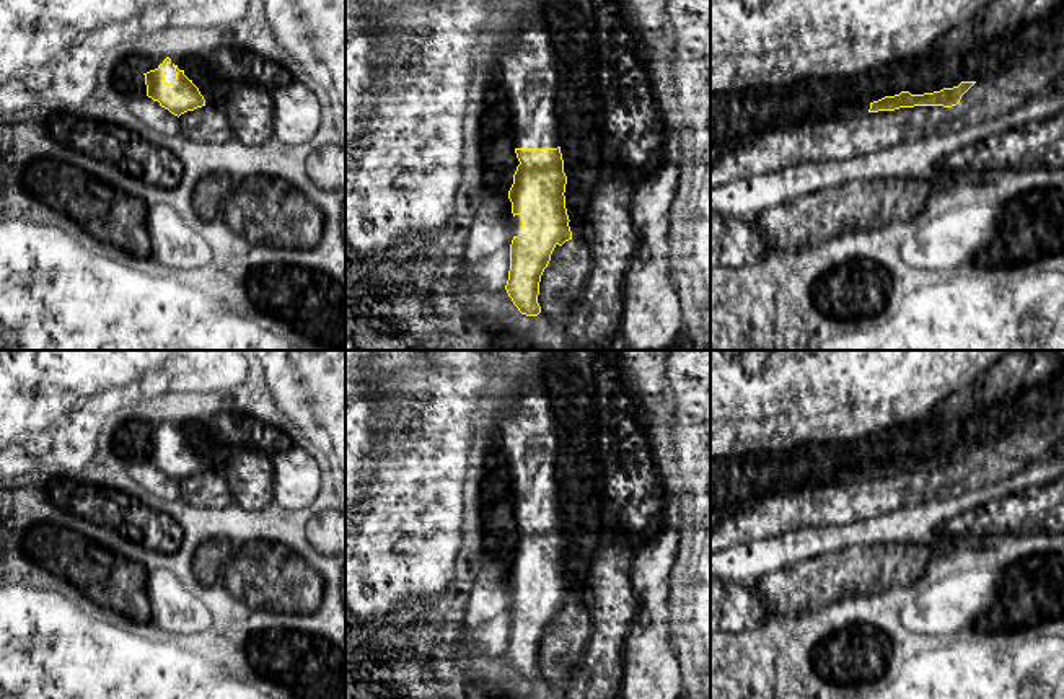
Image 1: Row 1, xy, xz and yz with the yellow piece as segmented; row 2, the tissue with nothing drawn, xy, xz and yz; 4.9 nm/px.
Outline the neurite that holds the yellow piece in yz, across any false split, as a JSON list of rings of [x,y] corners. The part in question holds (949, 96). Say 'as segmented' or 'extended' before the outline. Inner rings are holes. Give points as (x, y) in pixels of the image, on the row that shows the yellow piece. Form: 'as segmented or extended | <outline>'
extended | [[[961,81],[958,86],[943,88],[934,93],[911,95],[909,91],[901,91],[895,96],[885,96],[878,101],[868,103],[864,101],[854,108],[847,109],[847,114],[857,112],[878,112],[878,111],[895,111],[899,108],[914,108],[914,106],[956,106],[961,96],[974,85],[976,81]]]

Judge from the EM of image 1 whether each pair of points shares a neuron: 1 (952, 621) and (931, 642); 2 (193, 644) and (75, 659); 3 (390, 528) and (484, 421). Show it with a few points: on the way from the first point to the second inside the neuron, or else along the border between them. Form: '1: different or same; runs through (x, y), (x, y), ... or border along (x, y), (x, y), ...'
1: different; border along (975, 619), (957, 633), (914, 633), (901, 624)
2: different; border along (139, 636), (149, 641), (171, 642), (211, 663)
3: different; border along (471, 435), (473, 439)

